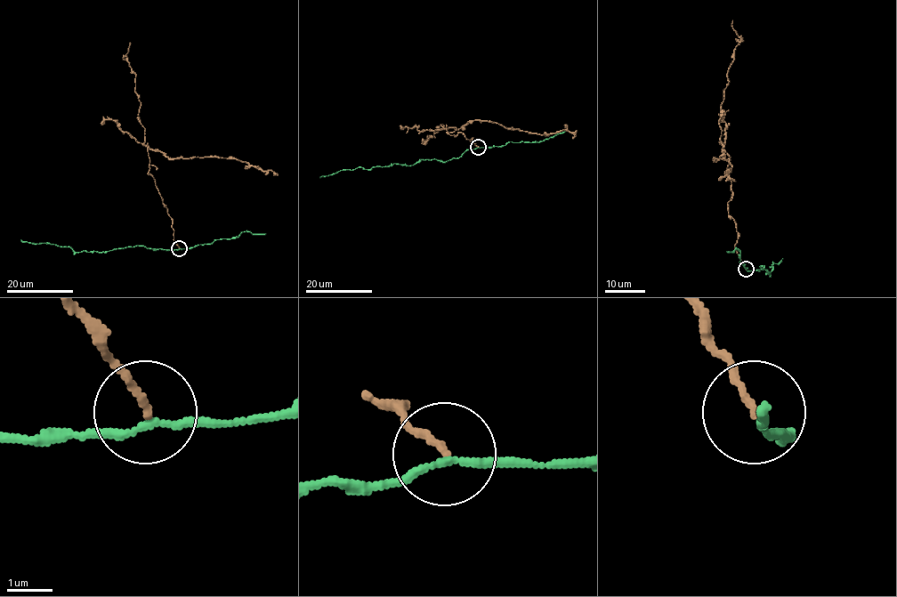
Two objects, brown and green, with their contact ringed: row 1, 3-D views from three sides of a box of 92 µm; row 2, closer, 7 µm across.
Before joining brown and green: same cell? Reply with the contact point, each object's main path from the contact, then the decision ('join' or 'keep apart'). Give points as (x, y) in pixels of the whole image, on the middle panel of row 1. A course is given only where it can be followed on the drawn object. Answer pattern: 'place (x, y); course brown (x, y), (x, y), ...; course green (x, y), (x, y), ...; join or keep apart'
place (478, 147); course brown (478, 147), (462, 133), (448, 133), (448, 127), (488, 120), (541, 135), (568, 130), (572, 139); course green (478, 148), (445, 162), (422, 159), (411, 165), (393, 164), (359, 167), (320, 177); keep apart

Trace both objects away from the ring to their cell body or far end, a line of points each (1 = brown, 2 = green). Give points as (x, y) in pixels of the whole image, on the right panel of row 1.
1: (746, 269), (734, 246), (729, 156), (723, 149), (713, 160), (728, 161), (725, 175), (735, 181)
2: (747, 270), (762, 270), (762, 265), (760, 269), (770, 273), (773, 262), (779, 263), (782, 258)

